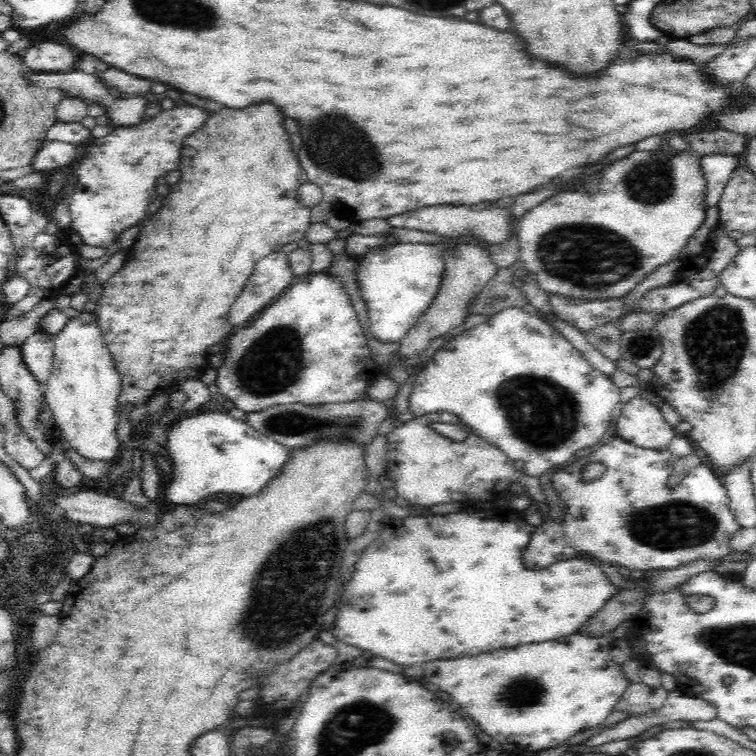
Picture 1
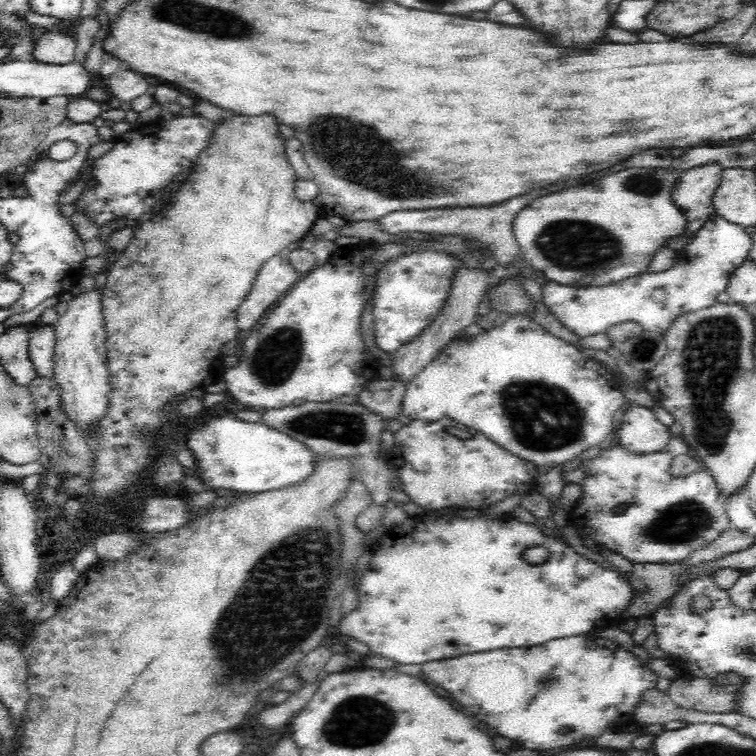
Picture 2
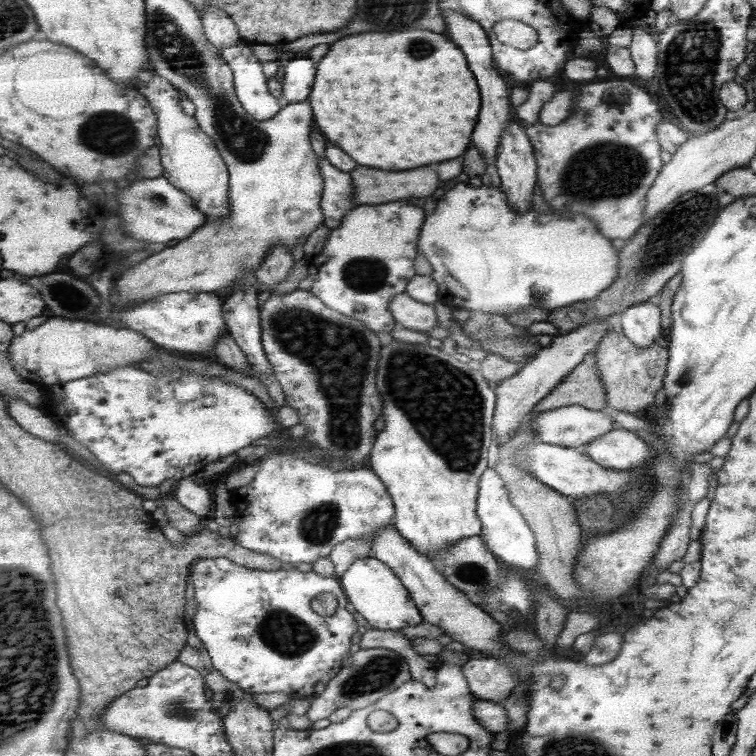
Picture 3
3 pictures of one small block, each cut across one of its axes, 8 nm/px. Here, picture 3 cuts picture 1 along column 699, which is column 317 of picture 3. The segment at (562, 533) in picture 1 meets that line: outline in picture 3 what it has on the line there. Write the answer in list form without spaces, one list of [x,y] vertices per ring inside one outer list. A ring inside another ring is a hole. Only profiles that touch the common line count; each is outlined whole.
[[[275,456],[259,464],[253,484],[244,485],[231,492],[231,500],[236,514],[241,517],[238,532],[235,536],[241,546],[259,552],[270,554],[284,563],[314,564],[320,558],[328,557],[341,542],[353,539],[373,541],[375,534],[396,521],[396,506],[388,486],[381,480],[368,464],[361,468],[345,468],[345,470],[329,470],[321,466],[307,464],[305,460],[291,456]]]

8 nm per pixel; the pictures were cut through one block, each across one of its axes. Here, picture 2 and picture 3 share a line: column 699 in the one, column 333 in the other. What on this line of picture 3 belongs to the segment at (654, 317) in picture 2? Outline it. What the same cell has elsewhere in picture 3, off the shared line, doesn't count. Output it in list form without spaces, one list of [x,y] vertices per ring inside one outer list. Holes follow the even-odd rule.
[[[407,200],[389,204],[359,205],[343,218],[339,228],[330,230],[327,242],[317,259],[310,262],[308,273],[313,281],[311,292],[326,306],[349,318],[365,322],[377,334],[391,334],[396,328],[396,318],[390,310],[391,302],[406,292],[415,275],[415,258],[419,256],[418,240],[425,224],[423,208],[411,206]]]

